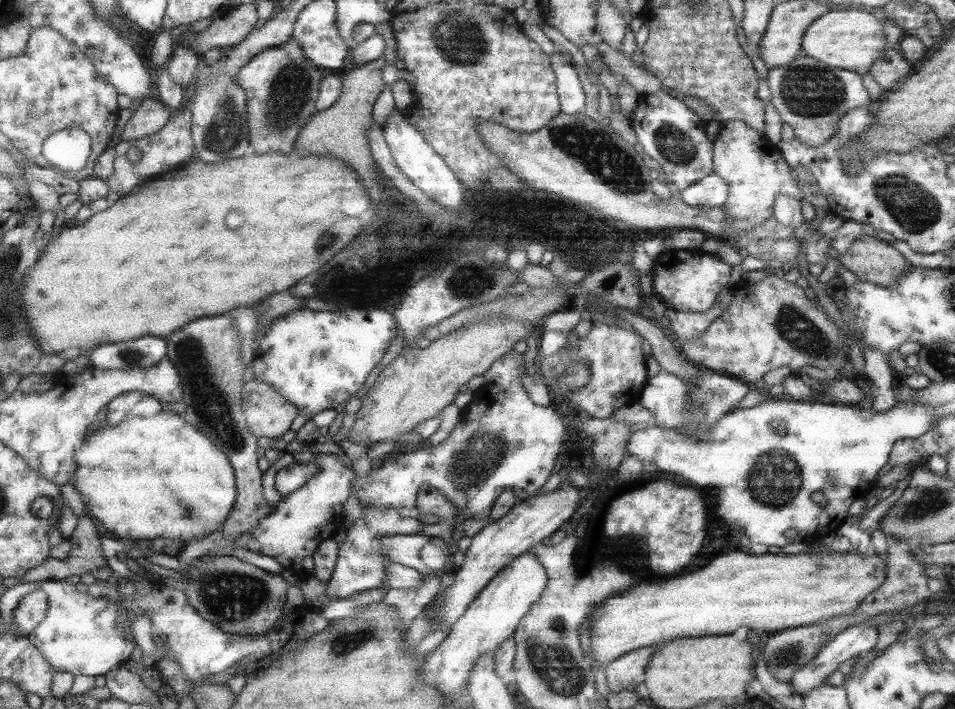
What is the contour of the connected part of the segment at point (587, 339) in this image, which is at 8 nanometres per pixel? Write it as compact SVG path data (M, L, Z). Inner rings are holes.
M593 321L592 328L587 336L580 337L580 341L572 349L562 348L558 353L546 358L538 359L537 365L540 368L541 378L552 388L552 383L563 379L566 367L570 363L584 362L590 367L590 378L582 388L570 391L562 396L555 396L554 402L569 402L582 410L584 415L592 418L610 418L614 411L622 406L630 406L639 402L642 389L648 380L646 370L647 347L636 331L629 327L620 325L606 325Z

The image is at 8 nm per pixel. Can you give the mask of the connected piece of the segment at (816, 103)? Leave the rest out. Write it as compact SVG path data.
M799 55L792 62L768 70L771 104L780 113L782 122L792 126L796 139L808 147L818 147L836 133L836 125L852 108L868 108L870 94L862 83L862 75L828 66L810 56Z

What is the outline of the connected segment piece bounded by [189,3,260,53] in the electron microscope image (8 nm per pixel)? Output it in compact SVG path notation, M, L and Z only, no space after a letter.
M255 3L234 6L215 17L206 31L191 37L189 44L200 53L234 47L246 40L258 24L260 16Z

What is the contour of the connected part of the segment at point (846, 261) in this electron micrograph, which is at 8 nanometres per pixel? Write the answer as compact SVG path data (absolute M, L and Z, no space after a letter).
M866 234L838 260L858 279L876 286L894 286L896 280L907 274L910 264L889 242Z

